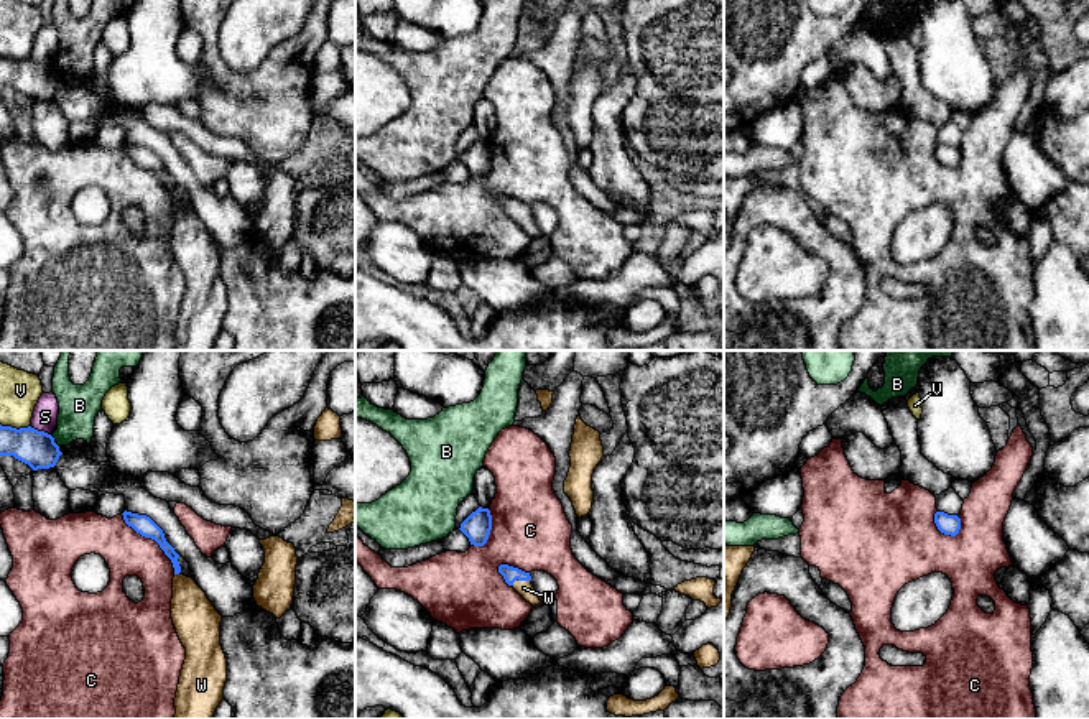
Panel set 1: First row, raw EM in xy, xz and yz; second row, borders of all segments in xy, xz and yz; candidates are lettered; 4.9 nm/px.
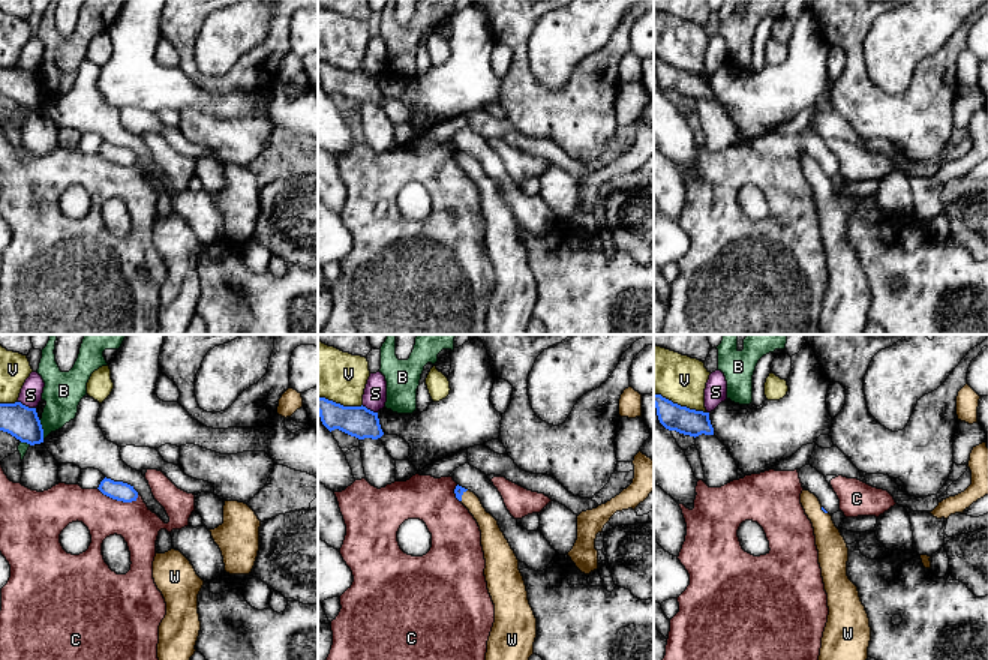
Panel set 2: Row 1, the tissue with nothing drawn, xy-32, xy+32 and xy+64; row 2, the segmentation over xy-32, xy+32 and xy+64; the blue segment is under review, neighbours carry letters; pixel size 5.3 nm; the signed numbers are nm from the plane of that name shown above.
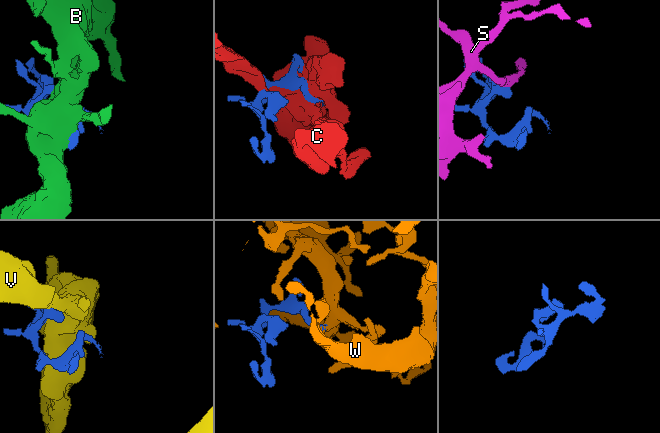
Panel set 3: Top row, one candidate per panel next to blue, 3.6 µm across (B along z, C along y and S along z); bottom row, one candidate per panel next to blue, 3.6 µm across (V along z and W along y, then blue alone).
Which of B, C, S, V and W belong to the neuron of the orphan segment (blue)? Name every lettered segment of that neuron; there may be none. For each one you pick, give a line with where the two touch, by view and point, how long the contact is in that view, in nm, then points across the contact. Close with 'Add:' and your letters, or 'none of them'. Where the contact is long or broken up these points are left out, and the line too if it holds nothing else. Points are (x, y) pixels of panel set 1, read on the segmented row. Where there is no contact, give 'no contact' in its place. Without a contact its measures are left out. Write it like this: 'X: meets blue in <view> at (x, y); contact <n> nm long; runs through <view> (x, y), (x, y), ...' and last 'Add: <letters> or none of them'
W: meets blue in xz at (520, 579); contact 100 nm long; runs through xz (510, 575), (520, 579), (523, 588)
Add: W

